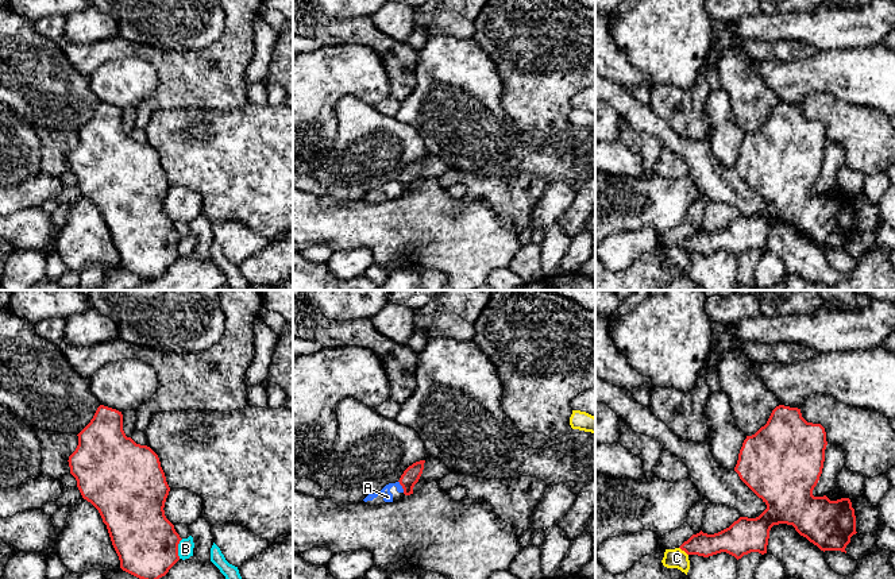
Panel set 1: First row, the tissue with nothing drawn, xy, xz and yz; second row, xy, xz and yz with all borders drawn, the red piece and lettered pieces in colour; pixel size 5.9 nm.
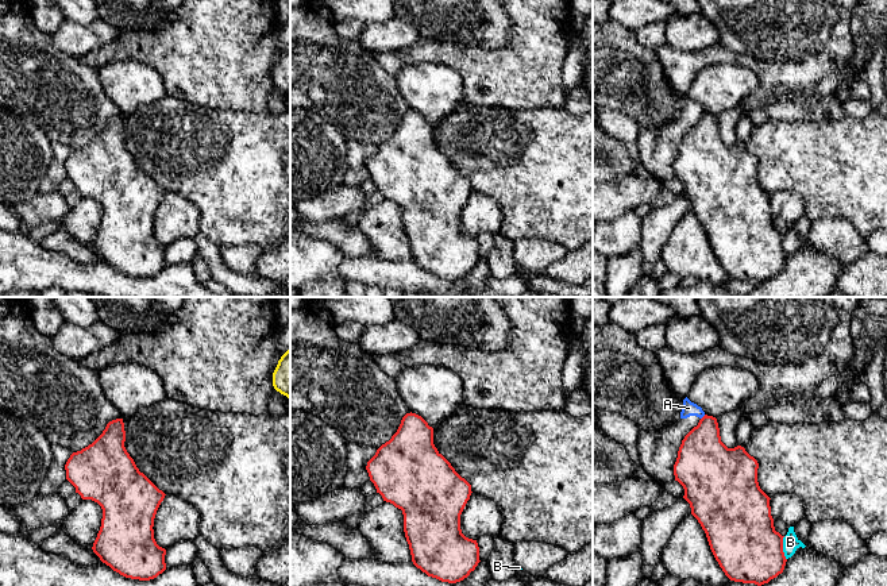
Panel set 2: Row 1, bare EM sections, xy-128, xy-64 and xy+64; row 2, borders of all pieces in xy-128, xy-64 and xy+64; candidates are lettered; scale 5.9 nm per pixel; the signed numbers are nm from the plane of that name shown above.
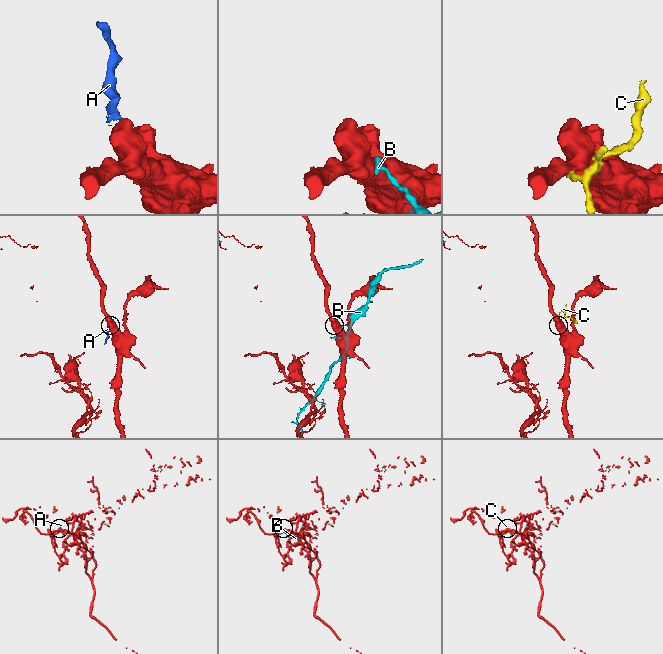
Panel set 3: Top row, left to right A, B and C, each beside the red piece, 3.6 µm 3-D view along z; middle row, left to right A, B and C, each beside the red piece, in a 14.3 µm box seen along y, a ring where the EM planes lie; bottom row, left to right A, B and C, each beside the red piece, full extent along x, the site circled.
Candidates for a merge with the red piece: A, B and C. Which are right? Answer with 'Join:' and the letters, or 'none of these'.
Join: none of these

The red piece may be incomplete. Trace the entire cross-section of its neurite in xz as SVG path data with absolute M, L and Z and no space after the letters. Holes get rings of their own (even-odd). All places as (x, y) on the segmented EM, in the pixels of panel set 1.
M420 460L409 466L400 478L400 485L404 489L405 495L413 494L413 487L418 482L425 460Z

